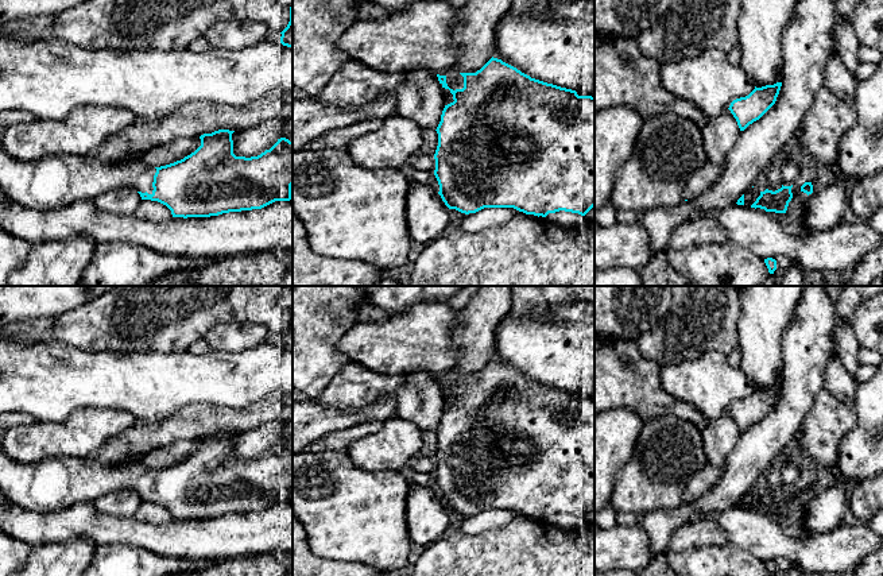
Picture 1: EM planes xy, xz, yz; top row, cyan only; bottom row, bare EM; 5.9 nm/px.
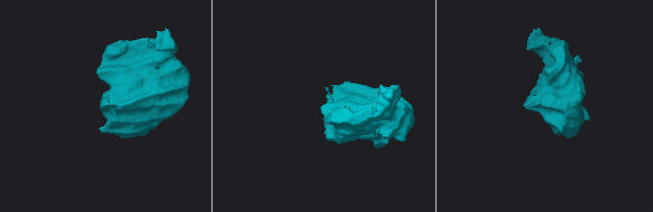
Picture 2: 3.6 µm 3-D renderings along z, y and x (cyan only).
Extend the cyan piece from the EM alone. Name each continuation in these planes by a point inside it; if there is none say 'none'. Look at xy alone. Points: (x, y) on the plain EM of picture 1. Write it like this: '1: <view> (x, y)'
1: xy (53, 484)

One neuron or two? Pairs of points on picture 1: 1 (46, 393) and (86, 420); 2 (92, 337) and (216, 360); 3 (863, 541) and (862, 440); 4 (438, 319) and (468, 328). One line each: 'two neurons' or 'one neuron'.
1: two neurons
2: two neurons
3: two neurons
4: two neurons

